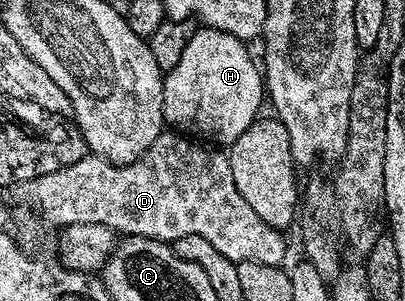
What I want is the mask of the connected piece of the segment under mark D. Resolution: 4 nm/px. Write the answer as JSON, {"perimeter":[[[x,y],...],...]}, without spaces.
{"perimeter":[[[163,130],[156,142],[148,146],[146,153],[130,164],[113,164],[102,156],[88,154],[72,166],[64,166],[52,174],[25,181],[21,185],[22,196],[48,223],[57,226],[96,222],[123,237],[147,236],[163,242],[184,238],[184,234],[200,234],[200,238],[212,242],[212,246],[216,246],[224,258],[235,264],[264,262],[264,266],[283,267],[287,263],[286,240],[282,237],[285,235],[279,229],[268,226],[268,222],[264,222],[264,218],[256,215],[256,210],[252,210],[252,206],[240,198],[236,182],[232,182],[229,155],[225,151],[217,152],[214,148],[193,144],[190,140],[194,141],[177,131]]]}

